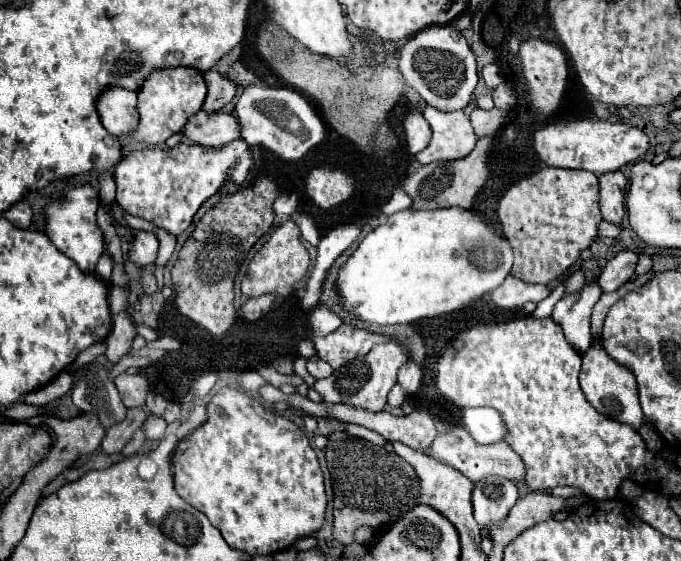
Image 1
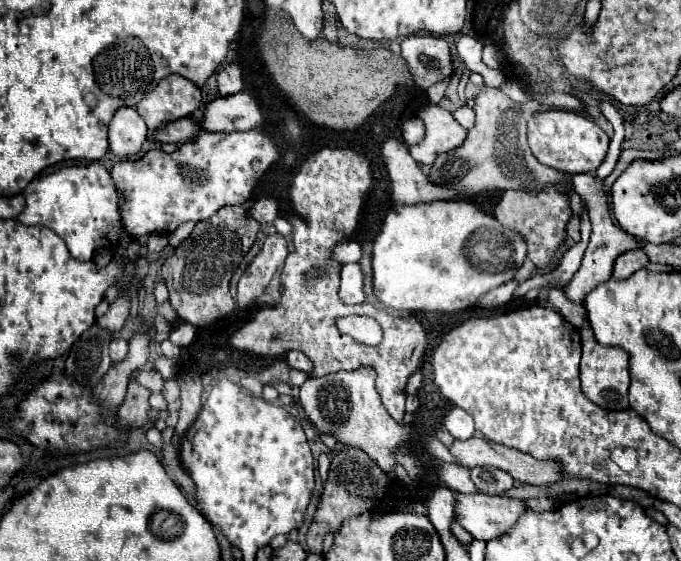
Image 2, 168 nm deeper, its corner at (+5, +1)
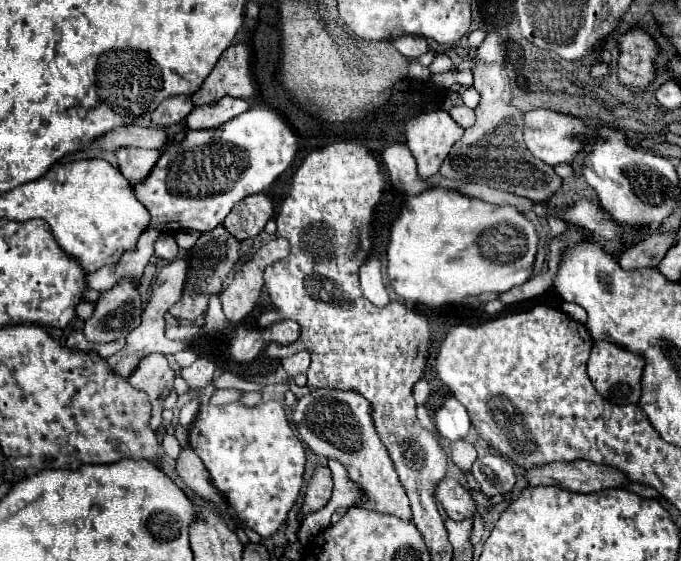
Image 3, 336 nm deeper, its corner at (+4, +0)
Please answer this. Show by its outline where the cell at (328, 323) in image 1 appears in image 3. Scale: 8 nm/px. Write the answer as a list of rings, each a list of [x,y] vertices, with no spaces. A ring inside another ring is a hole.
[[[371,256],[361,268],[361,290],[373,304],[391,302],[387,284],[383,282],[383,276],[381,276],[381,260],[375,256]]]

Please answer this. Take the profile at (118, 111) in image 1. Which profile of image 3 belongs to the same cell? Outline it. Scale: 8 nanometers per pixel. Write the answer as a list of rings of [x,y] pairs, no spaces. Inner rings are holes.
[[[125,148],[125,150],[117,150],[115,154],[119,160],[119,170],[133,186],[143,182],[151,174],[149,170],[153,170],[155,162],[159,160],[159,150]]]

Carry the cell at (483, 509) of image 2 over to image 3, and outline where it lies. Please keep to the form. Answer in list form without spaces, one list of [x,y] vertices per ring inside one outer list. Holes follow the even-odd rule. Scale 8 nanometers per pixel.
[[[441,478],[435,484],[433,496],[443,506],[451,520],[463,520],[471,514],[477,514],[477,504],[467,488],[463,488],[455,478]]]

